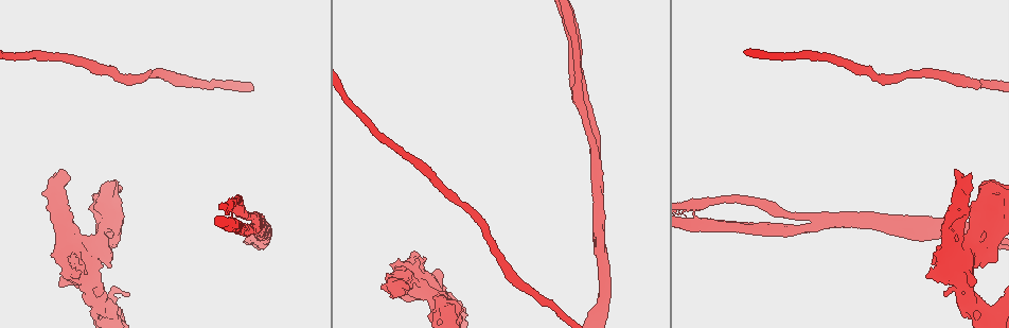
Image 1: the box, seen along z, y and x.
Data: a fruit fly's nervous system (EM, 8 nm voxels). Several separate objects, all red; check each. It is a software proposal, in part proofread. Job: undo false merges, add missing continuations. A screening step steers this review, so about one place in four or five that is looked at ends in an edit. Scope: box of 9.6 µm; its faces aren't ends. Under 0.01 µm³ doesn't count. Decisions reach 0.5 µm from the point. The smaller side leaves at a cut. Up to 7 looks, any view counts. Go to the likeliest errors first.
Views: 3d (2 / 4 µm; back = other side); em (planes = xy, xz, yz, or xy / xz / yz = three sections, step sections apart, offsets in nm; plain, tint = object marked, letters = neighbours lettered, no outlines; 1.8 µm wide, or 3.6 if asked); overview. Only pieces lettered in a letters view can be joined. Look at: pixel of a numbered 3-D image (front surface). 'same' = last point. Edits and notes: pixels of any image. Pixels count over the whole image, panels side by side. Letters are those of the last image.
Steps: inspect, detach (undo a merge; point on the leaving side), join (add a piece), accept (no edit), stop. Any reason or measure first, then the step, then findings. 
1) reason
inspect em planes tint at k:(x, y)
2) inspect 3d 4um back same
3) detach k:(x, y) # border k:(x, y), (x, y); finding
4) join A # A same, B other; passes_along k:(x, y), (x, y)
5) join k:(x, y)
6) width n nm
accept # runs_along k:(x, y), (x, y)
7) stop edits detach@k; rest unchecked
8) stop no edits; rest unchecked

inspect 3d 2um at 1:(255, 223)

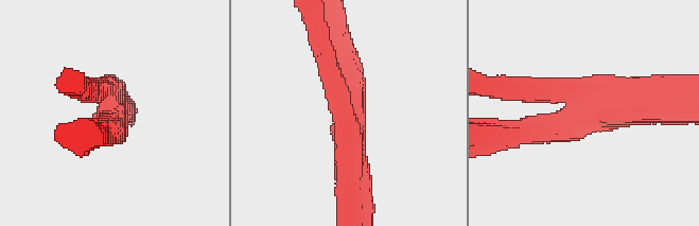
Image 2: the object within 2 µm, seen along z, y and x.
inspect em xy step 16 tint at 2:(112, 118)

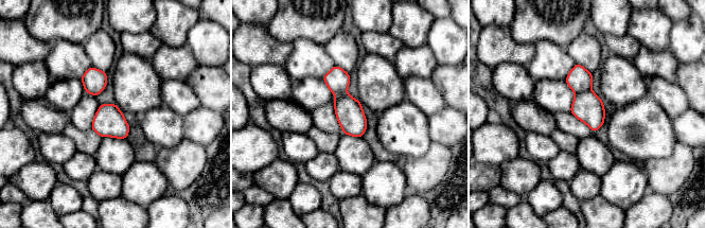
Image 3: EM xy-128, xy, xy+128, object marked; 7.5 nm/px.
inspect em planes letters same

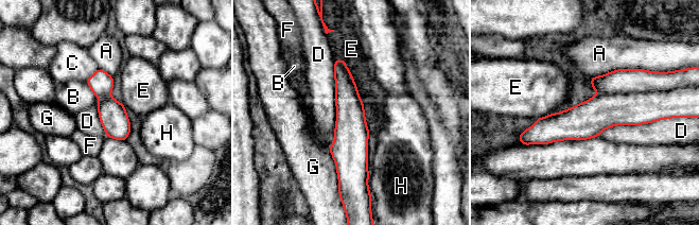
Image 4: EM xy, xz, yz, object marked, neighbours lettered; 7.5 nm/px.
detach 4:(624, 81) # A other, B other, C other, D other, E other, F other, G other, H other; border 4:(659, 90), (601, 94); two cells meet here

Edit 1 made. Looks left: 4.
four arms meet
inspect em planes letters at 1:(109, 302)

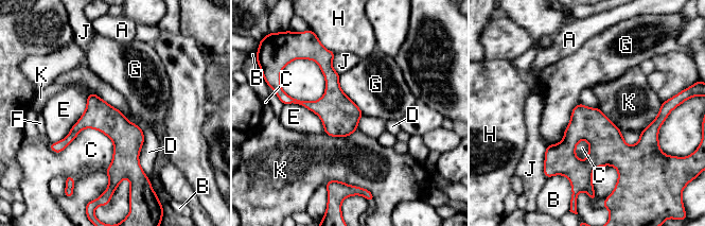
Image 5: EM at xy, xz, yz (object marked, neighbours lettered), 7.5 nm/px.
longest_contact C 500 nm
accept # A other, B other, C other, D other, E other, F other, G other, H other, J other, K other; runs_along 5:(91, 97), (121, 133), (118, 179); all the same cell

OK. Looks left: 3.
branch stops here
inspect 3d 2um at 1:(405, 282)

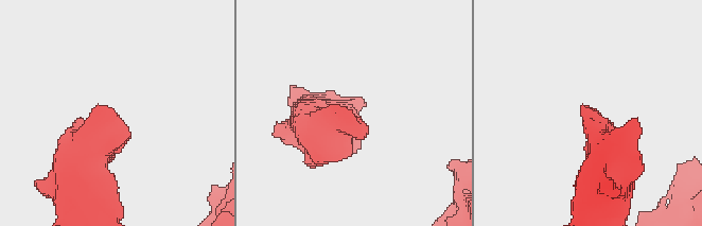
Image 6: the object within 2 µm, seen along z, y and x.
now the EM
inspect em xz step 8 tint at 6:(347, 111)

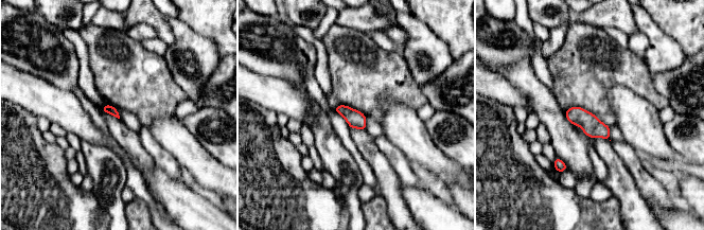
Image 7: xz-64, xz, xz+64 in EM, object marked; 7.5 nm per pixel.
cut it another way
inspect em planes letters same

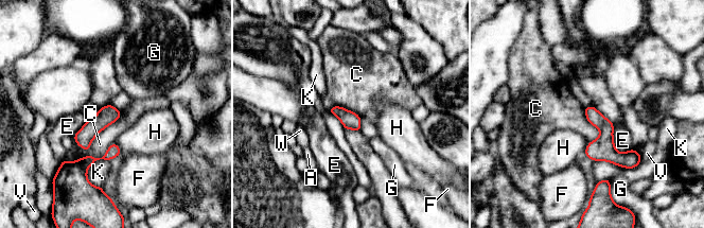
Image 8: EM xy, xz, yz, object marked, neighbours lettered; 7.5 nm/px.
accept # A other, C other, E other, F other, G other, H other, K other, V other, W other; runs_along 8:(588, 109), (605, 127), (605, 145), (629, 163); no lettered piece goes on from it

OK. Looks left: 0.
stop edits detach@4; rest unchecked

